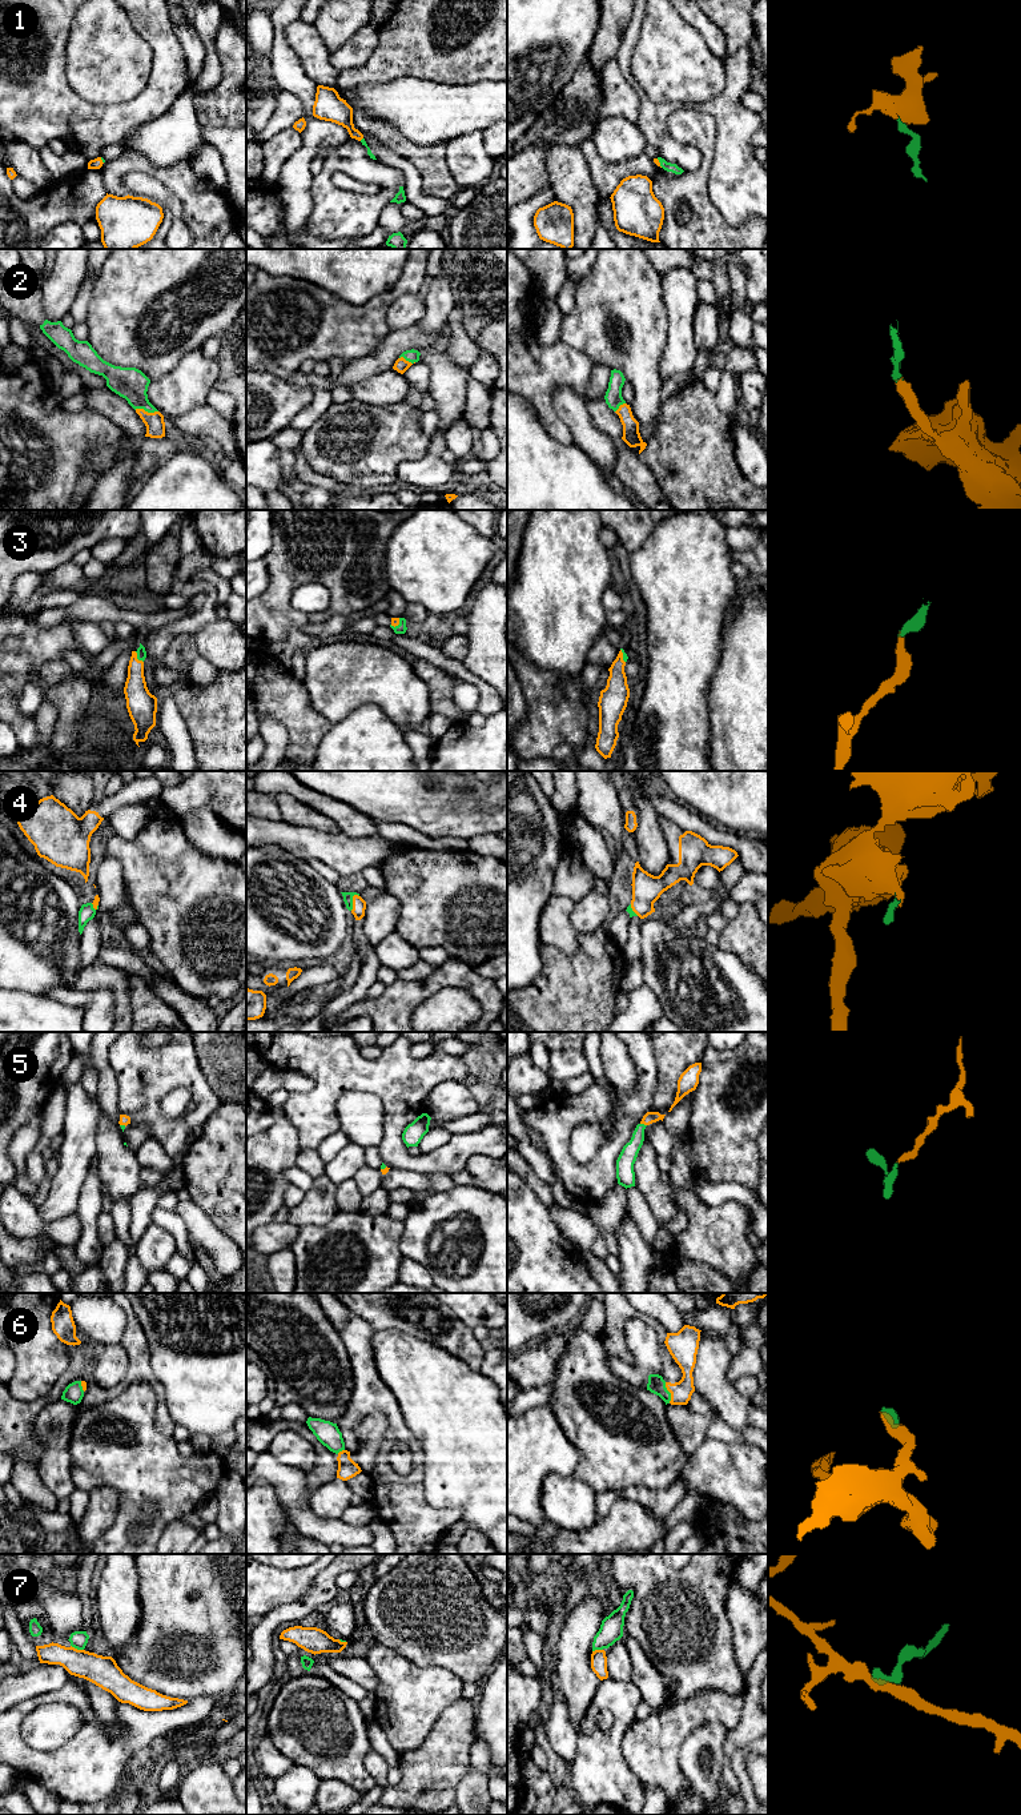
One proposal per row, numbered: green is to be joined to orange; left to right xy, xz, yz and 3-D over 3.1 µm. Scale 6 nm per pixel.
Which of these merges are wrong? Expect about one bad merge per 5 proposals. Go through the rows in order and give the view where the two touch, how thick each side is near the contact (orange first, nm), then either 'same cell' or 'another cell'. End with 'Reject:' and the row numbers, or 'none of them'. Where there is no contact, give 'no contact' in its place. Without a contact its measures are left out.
1: contact in yz; calibres 30 and 60 nm; same cell
2: contact in xy; calibres 120 and 190 nm; same cell
3: contact in xy; calibres 160 and 60 nm; same cell
4: contact in xz; calibres 80 and 60 nm; same cell
5: contact in yz; calibres 70 and 110 nm; same cell
6: contact in yz; calibres 140 and 110 nm; same cell
7: contact in xy; calibres 180 and 110 nm; another cell
Reject: 7

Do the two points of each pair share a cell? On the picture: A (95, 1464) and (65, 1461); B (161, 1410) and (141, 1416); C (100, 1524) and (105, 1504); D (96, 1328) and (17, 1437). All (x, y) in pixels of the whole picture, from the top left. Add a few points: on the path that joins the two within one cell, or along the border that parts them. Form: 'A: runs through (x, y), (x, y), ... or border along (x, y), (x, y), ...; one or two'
A: border along (67, 1449), (71, 1457), (71, 1480), (76, 1488); two
B: border along (156, 1400), (155, 1426), (163, 1434), (171, 1437); two
C: runs through (100, 1518), (103, 1509); one
D: border along (76, 1325), (95, 1341), (119, 1344); two

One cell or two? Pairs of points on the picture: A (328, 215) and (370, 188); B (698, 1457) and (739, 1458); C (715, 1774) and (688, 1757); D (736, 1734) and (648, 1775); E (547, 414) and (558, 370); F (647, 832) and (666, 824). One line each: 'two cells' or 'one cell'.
A: two cells
B: one cell
C: one cell
D: two cells
E: one cell
F: two cells

